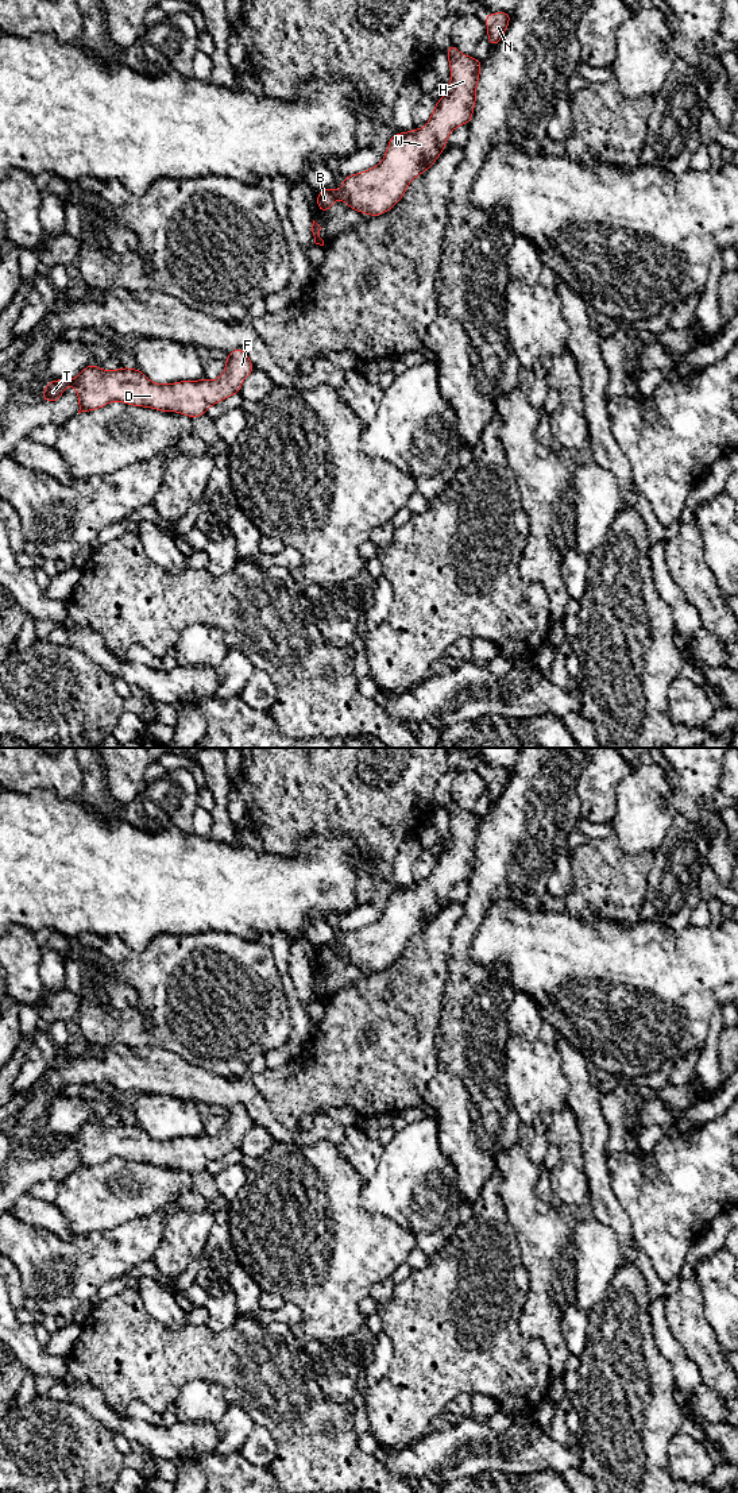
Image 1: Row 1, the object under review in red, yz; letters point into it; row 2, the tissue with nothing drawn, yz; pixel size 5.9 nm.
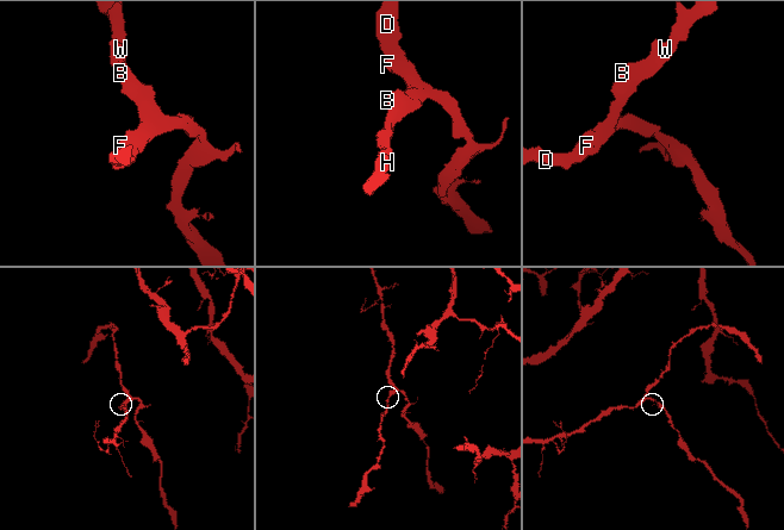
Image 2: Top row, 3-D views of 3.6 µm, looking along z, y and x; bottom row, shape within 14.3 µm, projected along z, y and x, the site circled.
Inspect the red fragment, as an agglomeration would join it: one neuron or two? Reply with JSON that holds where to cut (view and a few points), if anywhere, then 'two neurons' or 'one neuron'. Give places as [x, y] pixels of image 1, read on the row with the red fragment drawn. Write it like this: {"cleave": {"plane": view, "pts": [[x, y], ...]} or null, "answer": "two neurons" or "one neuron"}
{"cleave": null, "answer": "one neuron"}

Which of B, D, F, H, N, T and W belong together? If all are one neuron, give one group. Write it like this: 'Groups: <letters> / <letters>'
Groups: B D F H N T W

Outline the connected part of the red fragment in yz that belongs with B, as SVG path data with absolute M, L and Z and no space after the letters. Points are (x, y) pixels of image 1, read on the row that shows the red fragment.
M453 43L447 47L451 67L451 84L447 93L436 103L424 128L409 132L398 132L389 140L386 154L379 165L363 173L347 175L339 192L329 186L317 193L317 207L328 213L336 200L344 200L347 205L371 217L380 216L393 209L402 200L409 184L428 170L448 146L448 135L461 124L470 124L476 103L476 86L483 61L460 53Z

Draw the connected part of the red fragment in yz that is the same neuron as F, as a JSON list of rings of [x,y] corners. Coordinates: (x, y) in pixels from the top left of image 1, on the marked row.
[[[242,348],[228,352],[225,370],[215,381],[179,381],[161,385],[151,382],[143,371],[136,369],[123,367],[107,371],[90,363],[73,379],[49,381],[42,401],[57,404],[69,386],[76,386],[78,413],[120,401],[161,412],[178,412],[196,418],[206,414],[209,406],[232,394],[239,394],[243,381],[255,369]]]

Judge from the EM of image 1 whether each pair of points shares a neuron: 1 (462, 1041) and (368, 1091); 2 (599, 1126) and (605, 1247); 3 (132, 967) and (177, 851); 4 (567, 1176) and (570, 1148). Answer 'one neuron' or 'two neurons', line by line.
1: two neurons
2: two neurons
3: two neurons
4: one neuron

